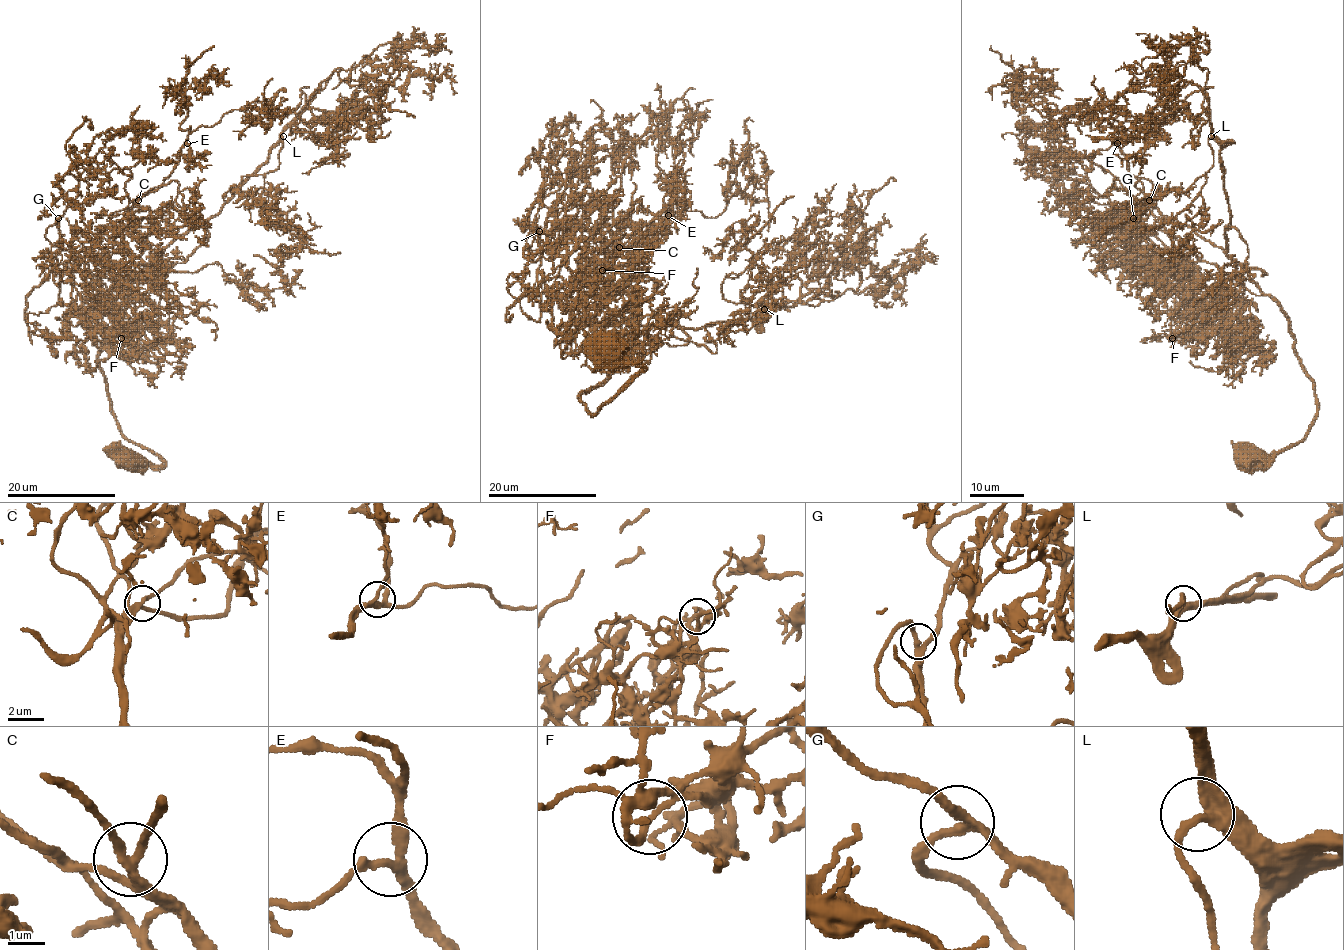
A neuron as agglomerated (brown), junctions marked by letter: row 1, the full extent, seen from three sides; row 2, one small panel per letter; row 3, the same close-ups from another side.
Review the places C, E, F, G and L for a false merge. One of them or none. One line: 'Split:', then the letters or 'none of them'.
Split: F

